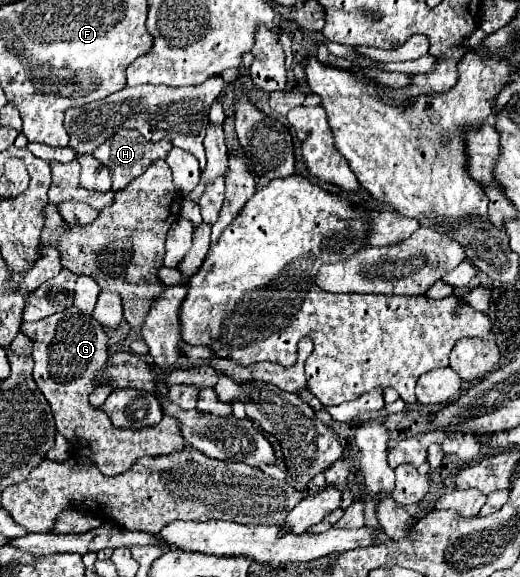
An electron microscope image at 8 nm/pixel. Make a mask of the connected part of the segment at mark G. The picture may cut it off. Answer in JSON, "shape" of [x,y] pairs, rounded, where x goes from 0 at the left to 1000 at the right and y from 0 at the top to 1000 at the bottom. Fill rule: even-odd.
{"shape":[[[137,530],[94,551],[48,558],[40,575],[63,589],[63,659],[102,711],[110,749],[129,759],[144,787],[183,801],[198,821],[233,821],[271,790],[329,787],[333,780],[348,780],[356,773],[344,752],[344,735],[325,721],[313,721],[310,735],[294,742],[263,749],[221,745],[206,718],[175,707],[167,690],[183,676],[183,641],[198,641],[206,634],[206,579],[175,544],[167,548]]]}

